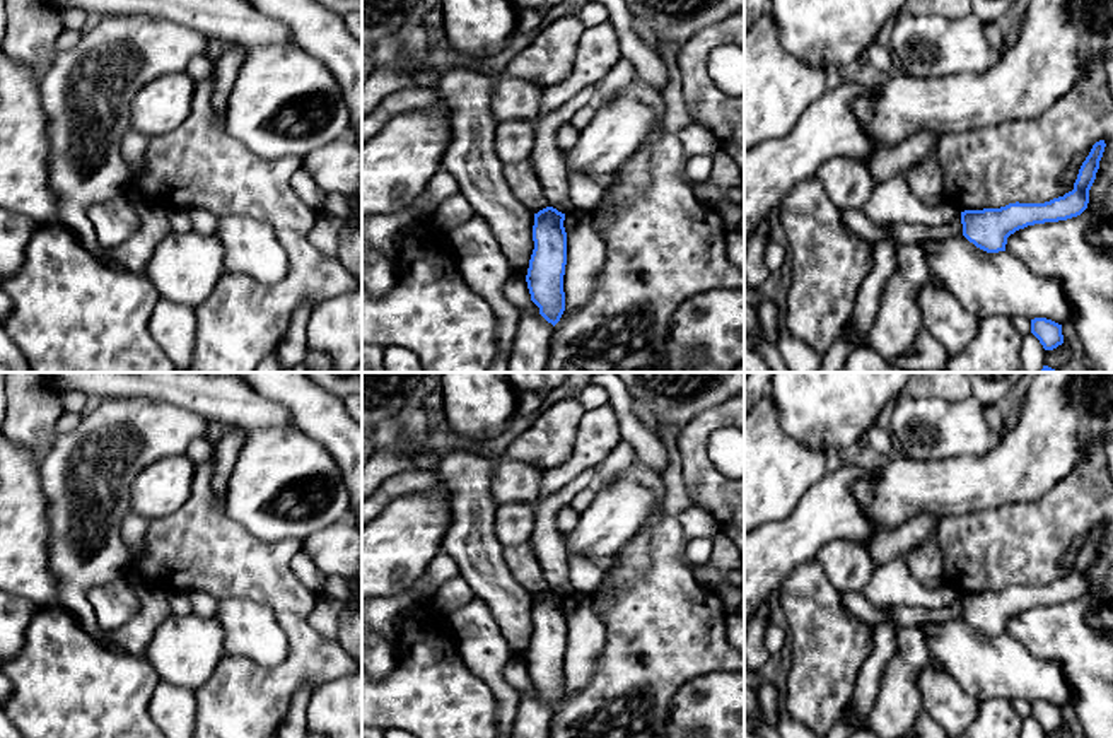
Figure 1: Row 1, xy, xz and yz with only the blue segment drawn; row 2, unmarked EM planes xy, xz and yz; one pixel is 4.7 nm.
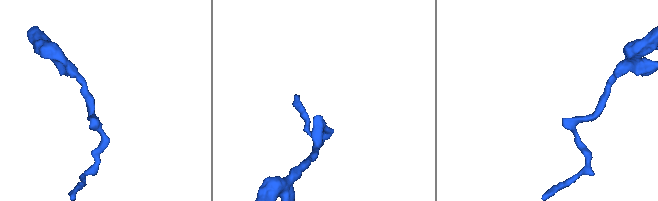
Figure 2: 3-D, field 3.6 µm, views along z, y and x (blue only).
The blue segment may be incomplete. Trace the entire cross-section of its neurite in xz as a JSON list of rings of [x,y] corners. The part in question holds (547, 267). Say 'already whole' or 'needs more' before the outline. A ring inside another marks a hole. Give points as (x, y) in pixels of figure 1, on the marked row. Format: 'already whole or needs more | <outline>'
already whole | [[[546,207],[534,214],[534,249],[526,275],[531,301],[553,326],[565,311],[563,275],[567,265],[565,214]]]

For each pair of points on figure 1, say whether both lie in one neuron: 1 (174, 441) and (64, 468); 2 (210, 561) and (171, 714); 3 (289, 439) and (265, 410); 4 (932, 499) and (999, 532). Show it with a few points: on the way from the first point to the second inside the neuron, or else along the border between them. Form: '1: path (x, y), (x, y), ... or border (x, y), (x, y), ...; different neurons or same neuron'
1: path (147, 441), (116, 441), (91, 467); same neuron
2: border (192, 692), (195, 697), (195, 720); different neurons
3: border (294, 426), (268, 426), (250, 433); different neurons
4: border (1001, 506), (943, 515), (938, 520); different neurons

